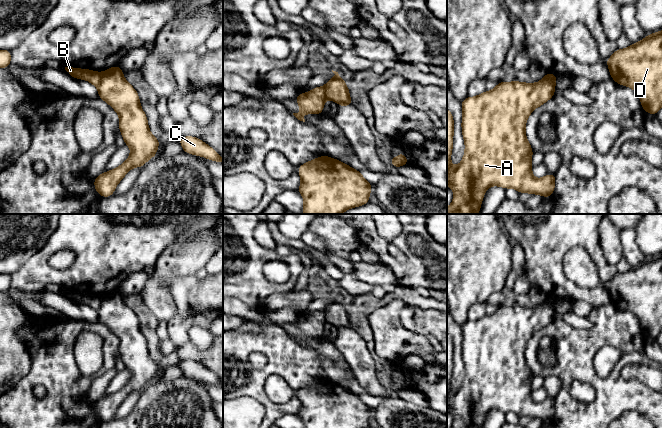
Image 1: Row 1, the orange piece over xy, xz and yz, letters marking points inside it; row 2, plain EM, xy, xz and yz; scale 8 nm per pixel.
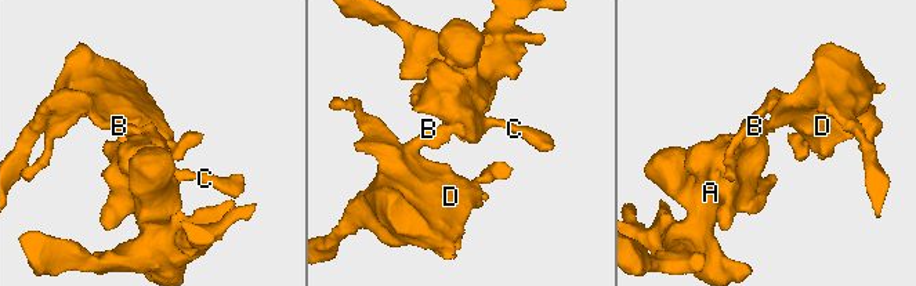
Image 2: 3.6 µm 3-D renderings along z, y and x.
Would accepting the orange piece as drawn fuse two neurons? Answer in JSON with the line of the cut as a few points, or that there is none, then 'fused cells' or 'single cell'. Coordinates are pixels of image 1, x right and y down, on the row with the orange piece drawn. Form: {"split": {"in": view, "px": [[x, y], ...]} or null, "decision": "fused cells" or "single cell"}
{"split": {"in": "xy", "px": [[102, 73], [100, 83], [97, 86]]}, "decision": "fused cells"}

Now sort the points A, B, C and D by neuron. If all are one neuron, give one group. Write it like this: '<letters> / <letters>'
A C / B D

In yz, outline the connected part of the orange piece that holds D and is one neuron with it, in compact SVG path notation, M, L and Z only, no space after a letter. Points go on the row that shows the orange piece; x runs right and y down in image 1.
M662 31L649 34L606 60L611 78L634 89L645 112L656 115L662 107Z

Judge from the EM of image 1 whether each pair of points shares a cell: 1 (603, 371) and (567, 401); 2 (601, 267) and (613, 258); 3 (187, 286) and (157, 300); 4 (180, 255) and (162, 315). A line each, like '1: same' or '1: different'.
1: different
2: different
3: different
4: same

